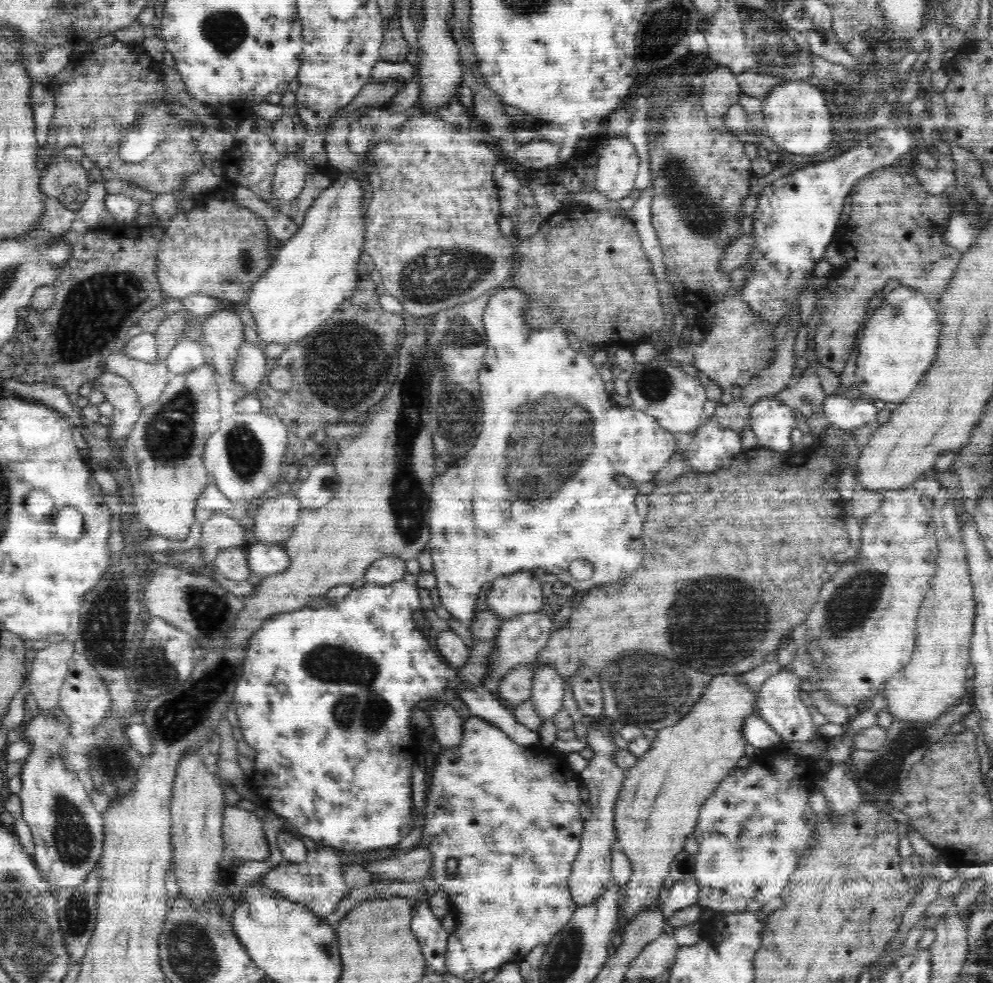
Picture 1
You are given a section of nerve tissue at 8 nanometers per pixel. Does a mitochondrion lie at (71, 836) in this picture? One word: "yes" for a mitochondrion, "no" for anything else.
yes

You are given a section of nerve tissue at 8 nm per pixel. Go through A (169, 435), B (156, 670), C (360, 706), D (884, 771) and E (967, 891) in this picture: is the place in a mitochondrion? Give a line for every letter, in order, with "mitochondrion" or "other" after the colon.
A: mitochondrion
B: mitochondrion
C: mitochondrion
D: mitochondrion
E: other

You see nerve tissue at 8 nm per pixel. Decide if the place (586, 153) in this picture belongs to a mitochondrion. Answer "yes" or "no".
no

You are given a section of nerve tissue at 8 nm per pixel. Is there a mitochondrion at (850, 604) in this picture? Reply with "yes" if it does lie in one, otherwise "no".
yes

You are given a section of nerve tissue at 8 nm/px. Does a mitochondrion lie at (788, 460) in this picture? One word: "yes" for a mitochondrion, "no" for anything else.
no

